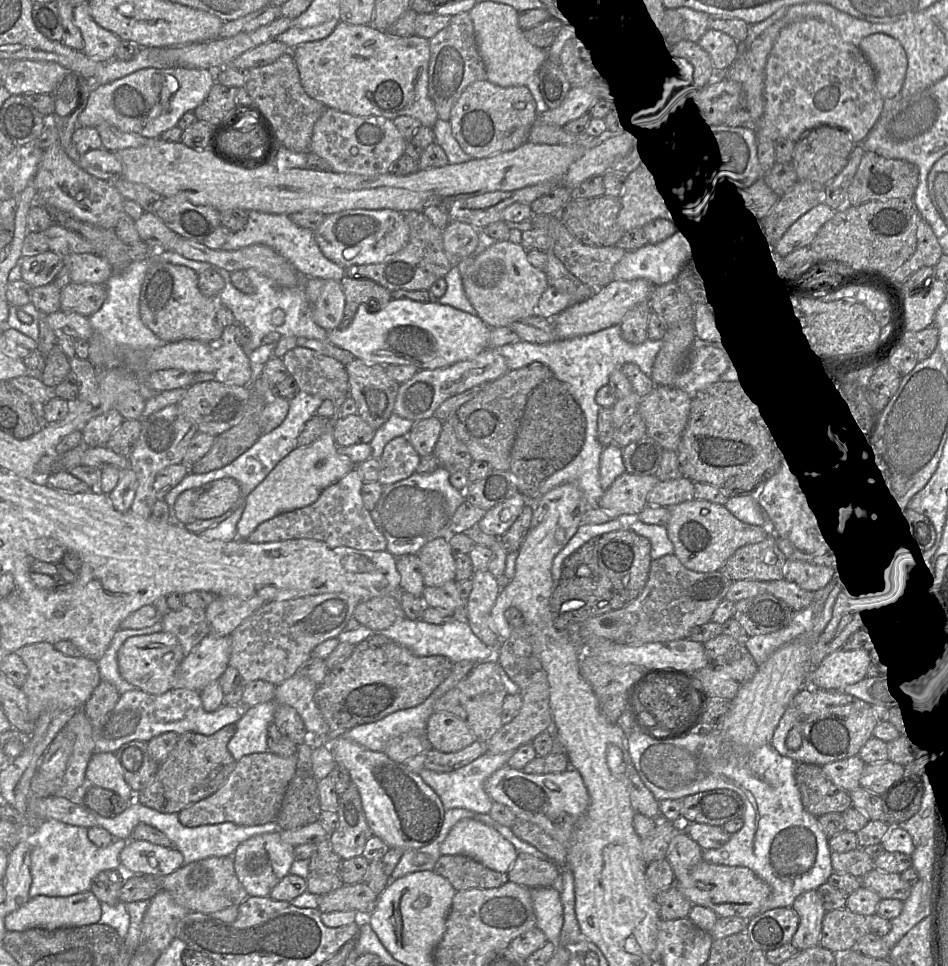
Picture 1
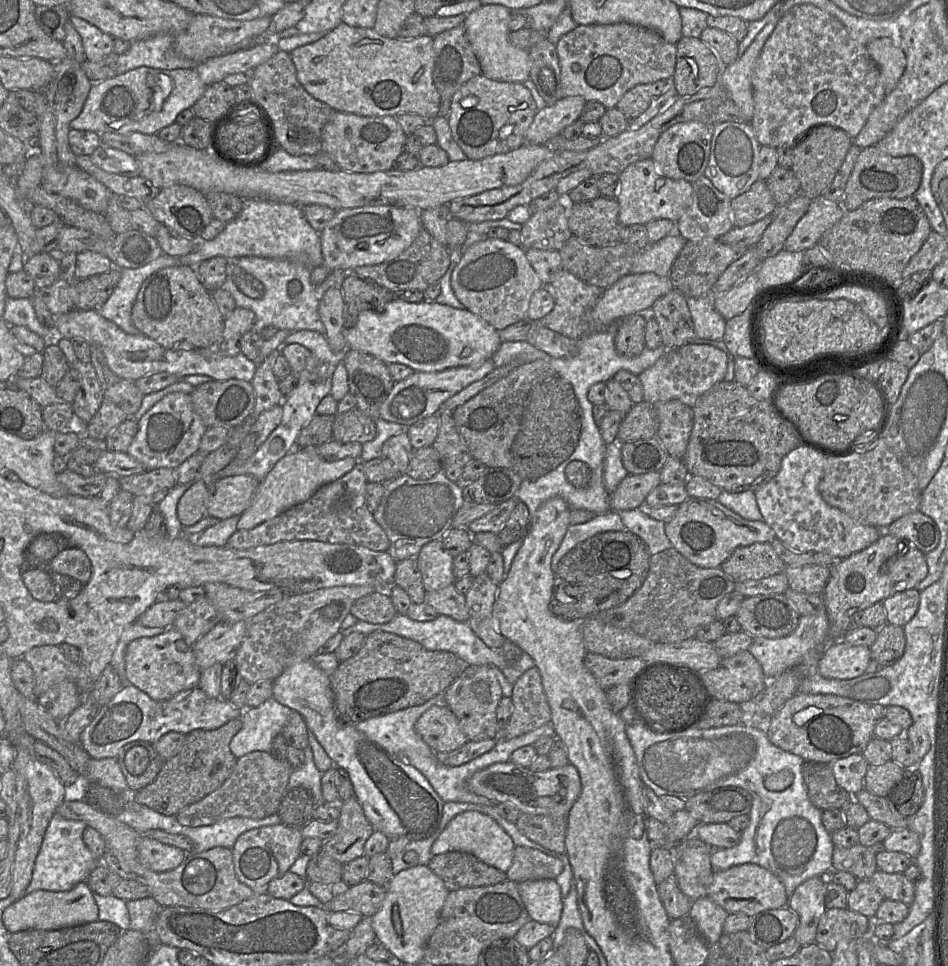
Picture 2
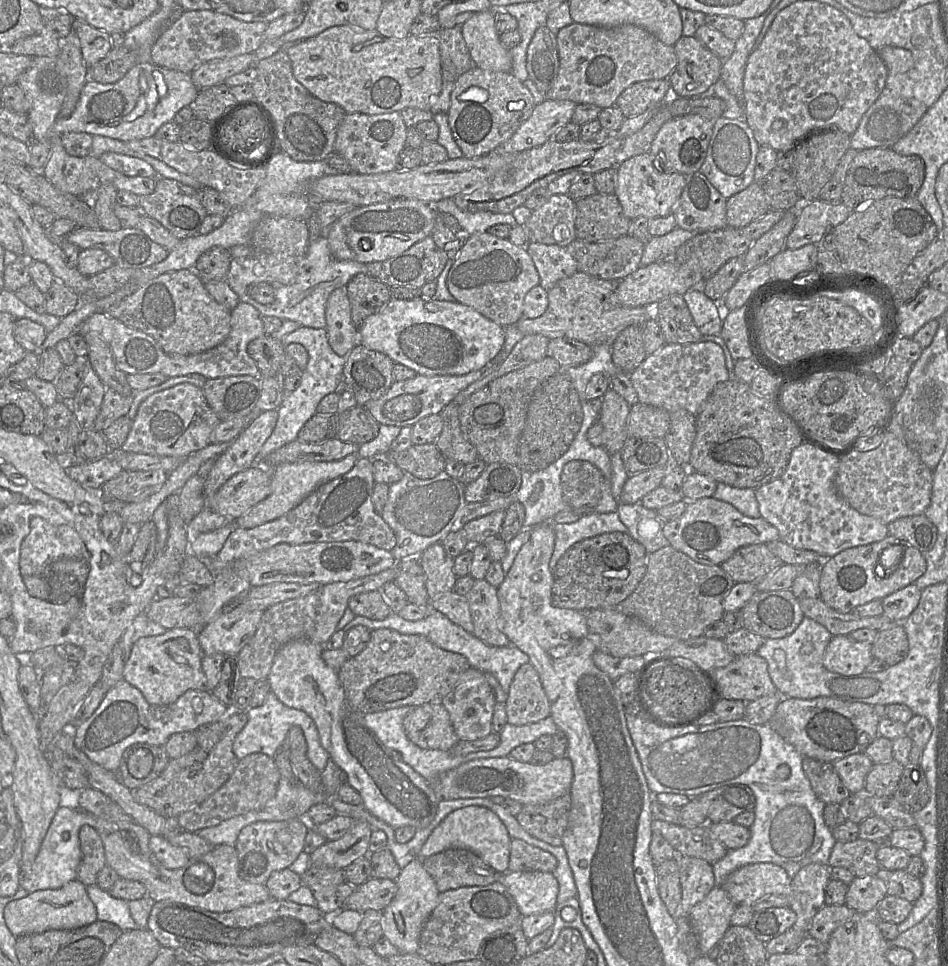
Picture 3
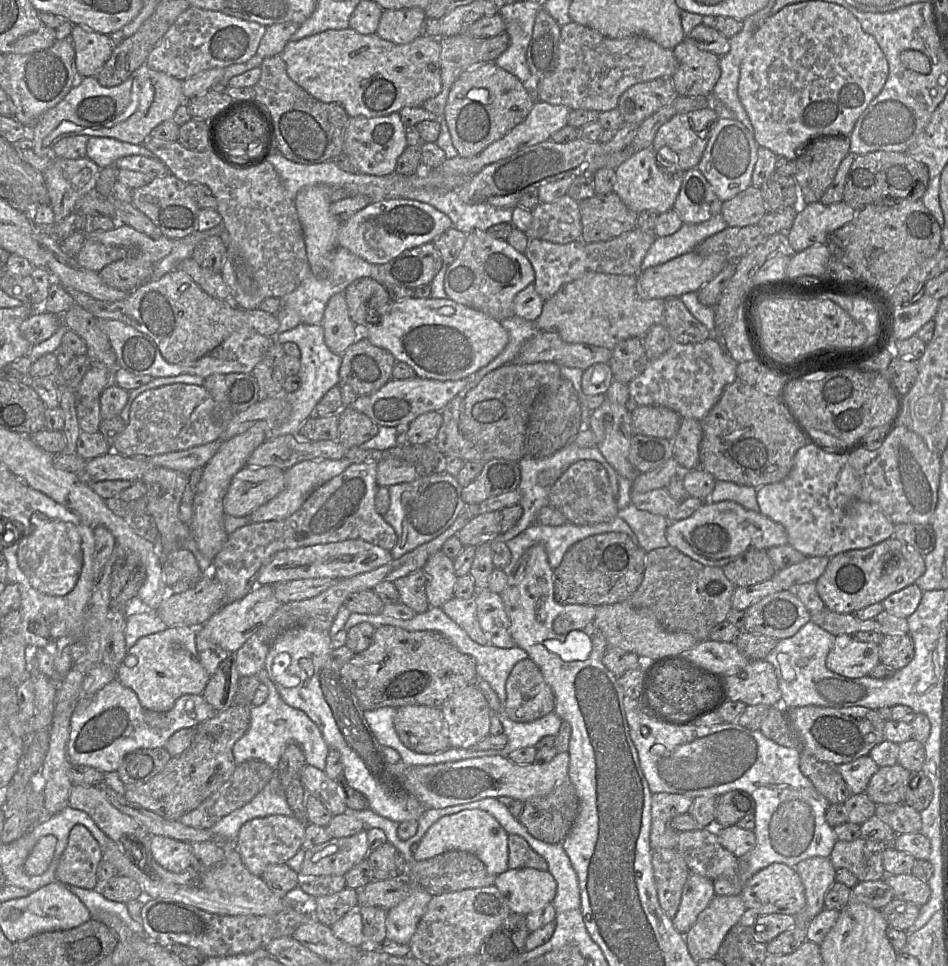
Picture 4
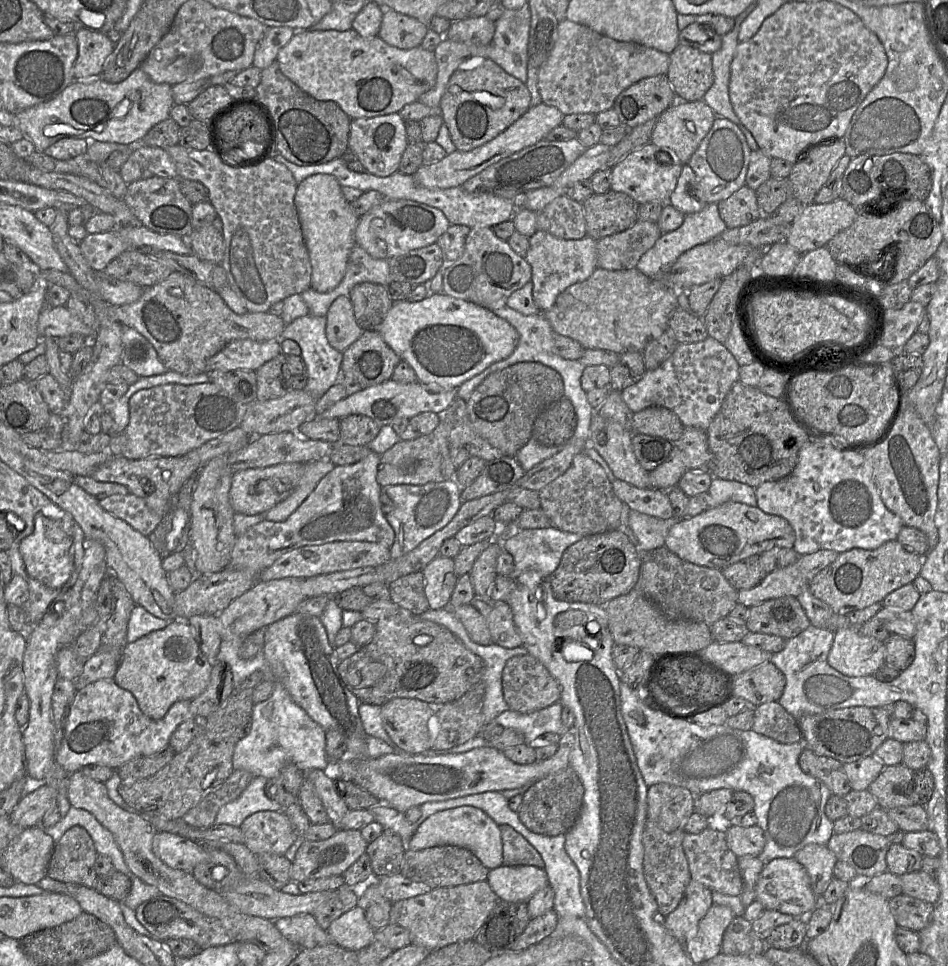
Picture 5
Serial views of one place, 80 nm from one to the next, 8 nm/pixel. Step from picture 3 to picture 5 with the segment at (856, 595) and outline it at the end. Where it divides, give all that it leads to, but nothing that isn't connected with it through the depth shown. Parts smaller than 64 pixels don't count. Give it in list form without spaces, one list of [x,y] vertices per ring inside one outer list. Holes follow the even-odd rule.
[[[897,540],[888,541],[874,550],[854,548],[839,554],[833,563],[820,571],[809,582],[809,590],[814,597],[828,604],[835,614],[847,615],[872,604],[882,603],[884,598],[894,590],[914,582],[920,574],[923,557],[906,551]]]

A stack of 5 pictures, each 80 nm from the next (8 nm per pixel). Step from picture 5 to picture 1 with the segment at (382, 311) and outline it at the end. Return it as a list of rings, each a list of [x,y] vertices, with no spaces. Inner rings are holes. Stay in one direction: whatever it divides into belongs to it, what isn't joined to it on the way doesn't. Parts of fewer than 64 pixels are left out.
[[[345,275],[339,283],[344,292],[345,307],[338,330],[344,330],[351,324],[360,305],[367,304],[371,308],[380,309],[392,300],[389,290],[370,279]]]

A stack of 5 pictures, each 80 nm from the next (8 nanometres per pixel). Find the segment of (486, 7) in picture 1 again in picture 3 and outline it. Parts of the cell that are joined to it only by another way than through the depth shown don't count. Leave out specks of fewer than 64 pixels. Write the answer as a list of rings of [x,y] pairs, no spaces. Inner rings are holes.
[[[494,10],[474,13],[460,26],[460,30],[474,66],[510,72],[510,51],[499,40],[500,34],[495,28],[494,13]]]

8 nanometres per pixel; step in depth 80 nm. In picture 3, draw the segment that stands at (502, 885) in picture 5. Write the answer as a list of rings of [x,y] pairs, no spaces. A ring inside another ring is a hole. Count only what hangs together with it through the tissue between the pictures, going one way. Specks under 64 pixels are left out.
[[[506,872],[500,882],[514,898],[522,917],[553,911],[557,904],[559,886],[551,872]]]

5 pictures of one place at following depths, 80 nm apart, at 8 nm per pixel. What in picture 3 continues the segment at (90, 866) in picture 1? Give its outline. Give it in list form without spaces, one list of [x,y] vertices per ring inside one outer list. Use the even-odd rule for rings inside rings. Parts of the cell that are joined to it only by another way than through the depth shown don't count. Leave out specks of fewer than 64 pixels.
[[[72,801],[62,803],[52,818],[31,869],[25,873],[20,870],[19,887],[31,893],[37,890],[58,889],[75,880],[82,857],[79,829],[85,824],[96,827],[92,815],[77,808]]]

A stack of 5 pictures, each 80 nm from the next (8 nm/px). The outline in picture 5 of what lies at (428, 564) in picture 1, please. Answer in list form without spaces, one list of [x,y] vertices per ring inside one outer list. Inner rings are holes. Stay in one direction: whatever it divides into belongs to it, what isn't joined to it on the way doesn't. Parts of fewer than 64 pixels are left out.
[[[438,555],[424,567],[422,572],[430,609],[450,606],[451,596],[459,577],[455,572],[454,559]]]

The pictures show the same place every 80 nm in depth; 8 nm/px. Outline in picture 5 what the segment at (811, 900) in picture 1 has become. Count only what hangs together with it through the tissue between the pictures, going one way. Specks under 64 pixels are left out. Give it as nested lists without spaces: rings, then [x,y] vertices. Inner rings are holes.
[[[808,844],[796,852],[794,858],[806,869],[814,893],[821,898],[834,877],[835,854],[827,845]]]

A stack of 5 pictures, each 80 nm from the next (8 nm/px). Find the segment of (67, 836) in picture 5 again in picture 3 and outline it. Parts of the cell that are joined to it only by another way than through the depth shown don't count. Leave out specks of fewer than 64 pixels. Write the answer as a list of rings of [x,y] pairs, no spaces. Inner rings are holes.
[[[85,824],[79,829],[81,862],[76,879],[85,886],[95,885],[99,871],[106,865],[102,840],[95,828]]]

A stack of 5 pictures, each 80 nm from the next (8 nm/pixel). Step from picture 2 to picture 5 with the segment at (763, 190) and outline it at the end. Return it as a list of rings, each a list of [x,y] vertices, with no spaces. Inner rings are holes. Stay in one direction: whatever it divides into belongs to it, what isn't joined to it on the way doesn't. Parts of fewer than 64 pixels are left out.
[[[746,185],[717,203],[717,207],[727,228],[745,226],[764,216],[757,204],[756,191]]]

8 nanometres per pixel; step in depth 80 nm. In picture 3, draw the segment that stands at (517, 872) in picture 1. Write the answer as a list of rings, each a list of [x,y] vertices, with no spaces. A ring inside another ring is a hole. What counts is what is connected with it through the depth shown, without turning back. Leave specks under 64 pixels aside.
[[[512,838],[507,872],[540,871],[553,872],[557,866],[555,856],[529,845],[522,839]]]

